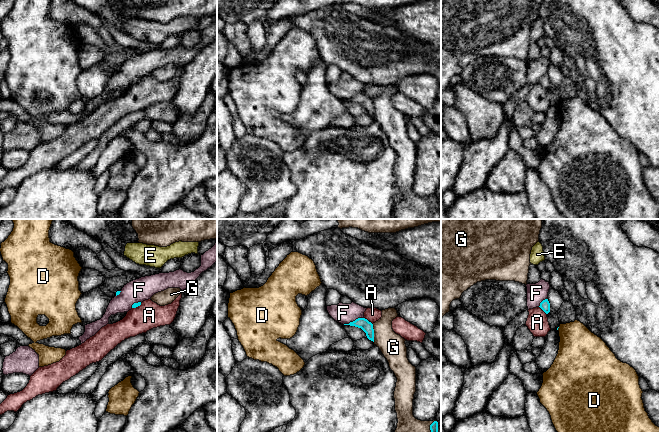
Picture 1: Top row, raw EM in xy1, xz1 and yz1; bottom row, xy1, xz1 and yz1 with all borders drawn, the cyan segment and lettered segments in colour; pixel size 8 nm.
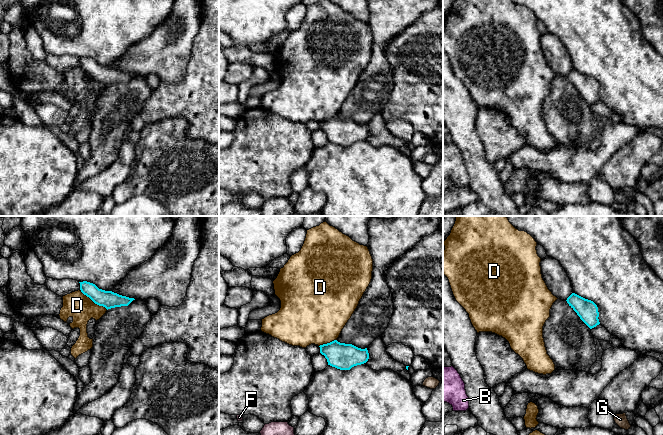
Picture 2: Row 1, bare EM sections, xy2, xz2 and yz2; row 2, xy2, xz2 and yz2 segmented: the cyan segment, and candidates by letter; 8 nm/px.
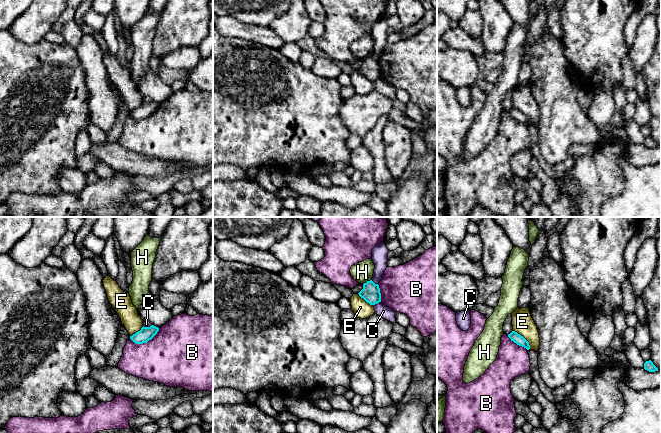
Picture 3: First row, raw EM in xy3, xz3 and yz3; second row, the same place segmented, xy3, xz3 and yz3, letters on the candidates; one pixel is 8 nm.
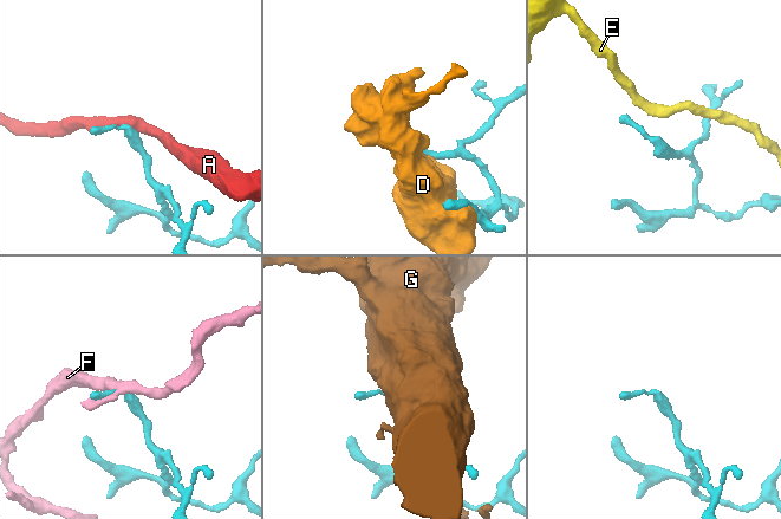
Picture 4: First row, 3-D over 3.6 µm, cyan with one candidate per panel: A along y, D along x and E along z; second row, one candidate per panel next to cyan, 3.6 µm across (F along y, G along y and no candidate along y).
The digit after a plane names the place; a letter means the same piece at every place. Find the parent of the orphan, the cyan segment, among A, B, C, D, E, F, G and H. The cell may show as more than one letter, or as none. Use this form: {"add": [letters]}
{"add": []}

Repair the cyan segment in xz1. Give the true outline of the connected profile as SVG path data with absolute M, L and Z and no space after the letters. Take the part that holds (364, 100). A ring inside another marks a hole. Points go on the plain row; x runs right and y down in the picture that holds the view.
M358 94L355 97L350 98L349 100L344 100L344 101L350 101L350 102L361 104L366 109L367 114L374 118L373 100L369 98L367 95Z

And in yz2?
M546 32L541 35L540 42L542 54L554 72L566 76L590 105L600 100L597 81L573 68L571 57L558 36Z

